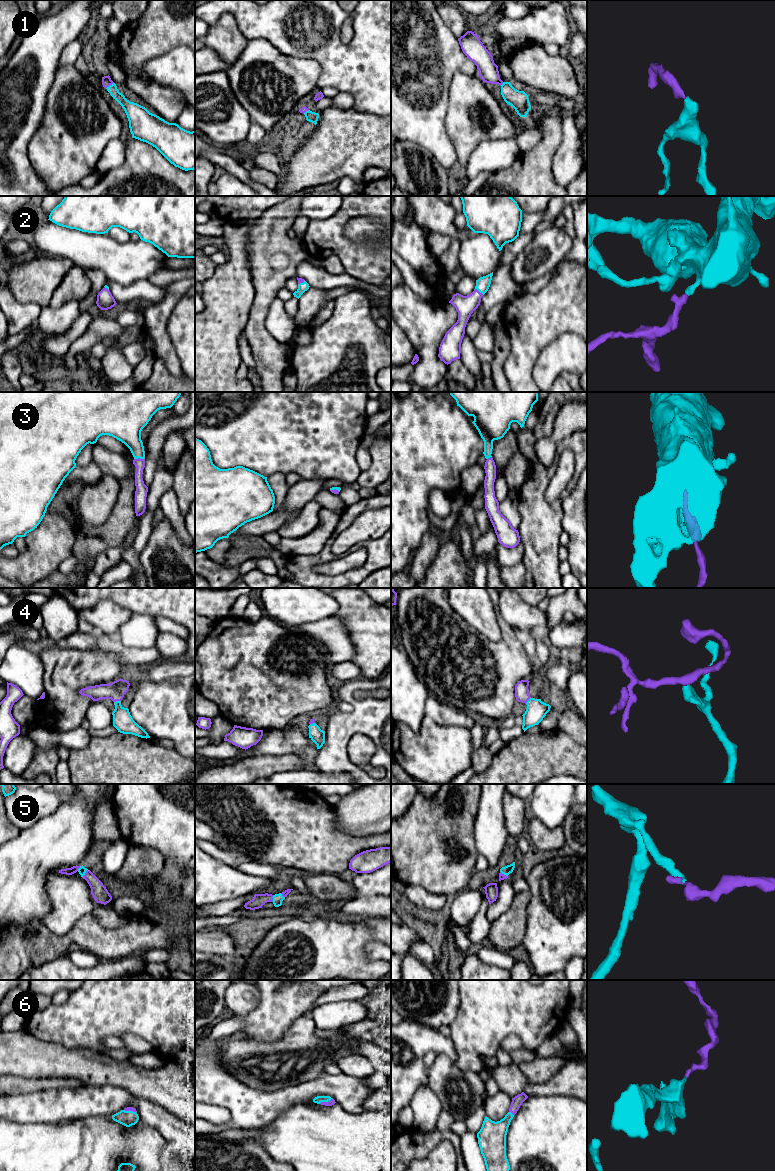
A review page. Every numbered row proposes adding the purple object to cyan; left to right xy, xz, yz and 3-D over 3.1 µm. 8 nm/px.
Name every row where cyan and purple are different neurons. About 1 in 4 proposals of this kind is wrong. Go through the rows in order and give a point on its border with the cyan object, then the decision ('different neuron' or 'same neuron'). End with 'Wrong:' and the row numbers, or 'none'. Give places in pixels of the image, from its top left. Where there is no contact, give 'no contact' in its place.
1: meets cyan in xy at (110, 85); same neuron
2: meets cyan in yz at (479, 291); same neuron
3: meets cyan in xy at (139, 457); same neuron
4: meets cyan in xy at (117, 701); same neuron
5: meets cyan in xy at (85, 872); same neuron
6: meets cyan in xz at (325, 1101); same neuron
Wrong: none

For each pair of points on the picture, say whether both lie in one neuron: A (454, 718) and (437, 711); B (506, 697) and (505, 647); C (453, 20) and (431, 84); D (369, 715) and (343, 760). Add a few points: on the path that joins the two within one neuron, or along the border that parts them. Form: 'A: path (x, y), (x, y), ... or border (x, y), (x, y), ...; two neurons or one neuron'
A: path (450, 715), (441, 713); one neuron
B: path (505, 685), (505, 659); one neuron
C: border (436, 10), (443, 22), (457, 38); two neurons
D: path (357, 723), (342, 738), (342, 748); one neuron

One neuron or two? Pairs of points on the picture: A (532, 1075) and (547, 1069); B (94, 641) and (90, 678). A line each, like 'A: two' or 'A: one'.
A: one
B: two

